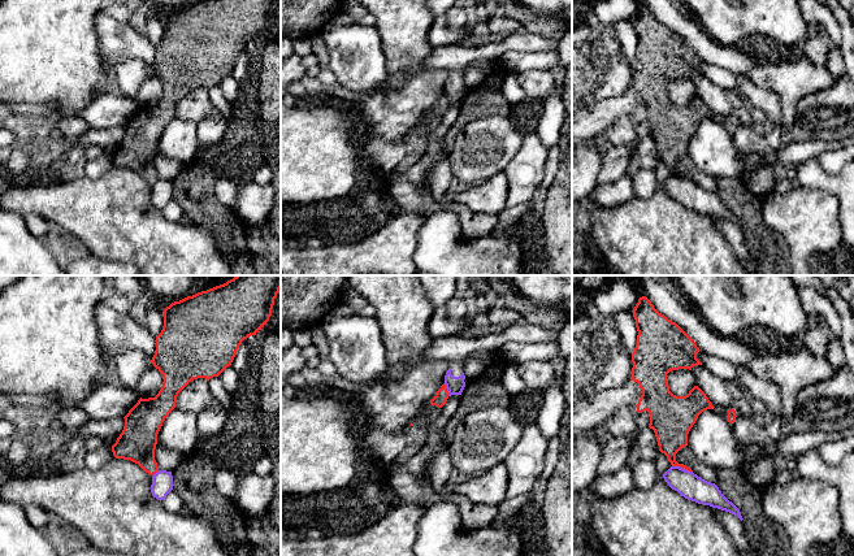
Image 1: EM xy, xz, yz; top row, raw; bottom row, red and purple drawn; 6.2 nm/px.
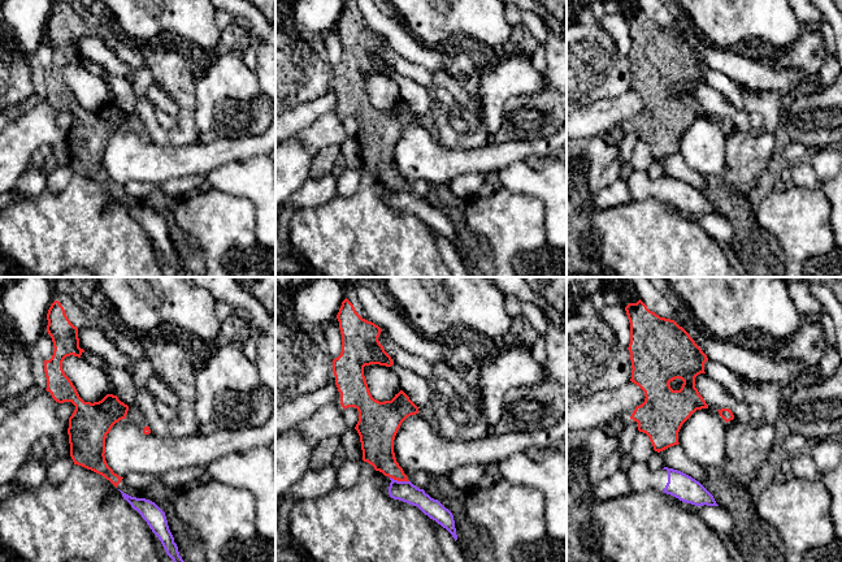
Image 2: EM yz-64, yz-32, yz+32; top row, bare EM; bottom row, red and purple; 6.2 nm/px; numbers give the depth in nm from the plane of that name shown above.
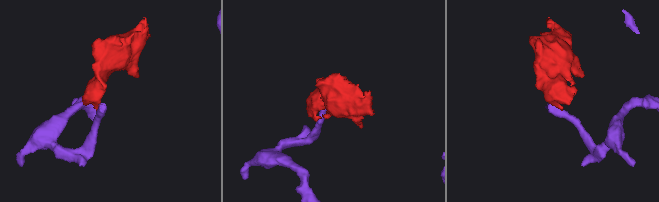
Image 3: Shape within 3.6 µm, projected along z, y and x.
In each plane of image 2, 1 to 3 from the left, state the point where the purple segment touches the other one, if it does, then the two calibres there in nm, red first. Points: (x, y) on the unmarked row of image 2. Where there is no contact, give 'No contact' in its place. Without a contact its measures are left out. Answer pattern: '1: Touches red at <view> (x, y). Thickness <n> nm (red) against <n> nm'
1: No contact
2: Touches red at yz-32 (399, 189). Thickness 200 nm (red) against 130 nm
3: No contact

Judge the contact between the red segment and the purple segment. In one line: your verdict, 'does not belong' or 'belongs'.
does not belong

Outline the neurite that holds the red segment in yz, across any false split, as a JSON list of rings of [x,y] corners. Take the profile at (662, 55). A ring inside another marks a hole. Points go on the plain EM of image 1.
[[[646,5],[638,8],[633,26],[638,44],[632,62],[632,90],[642,99],[637,121],[650,122],[649,136],[654,139],[659,160],[671,174],[693,181],[676,170],[676,162],[688,155],[688,143],[698,125],[715,116],[698,95],[685,105],[673,104],[667,83],[702,74],[697,68],[701,58],[676,31],[659,22]]]

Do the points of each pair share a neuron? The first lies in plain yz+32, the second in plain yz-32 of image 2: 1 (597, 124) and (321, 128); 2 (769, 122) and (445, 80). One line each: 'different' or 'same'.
1: different
2: same

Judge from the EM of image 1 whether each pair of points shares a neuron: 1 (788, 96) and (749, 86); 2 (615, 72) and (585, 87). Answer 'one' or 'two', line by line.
1: two
2: one

